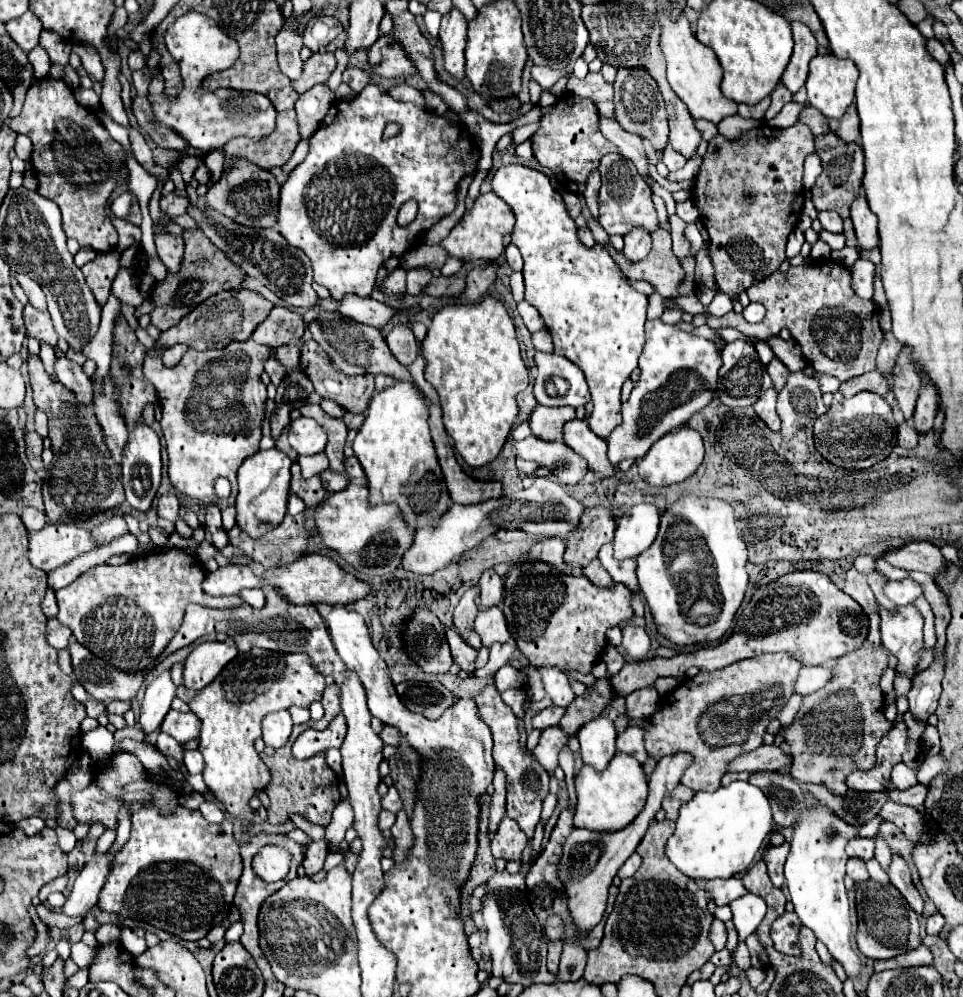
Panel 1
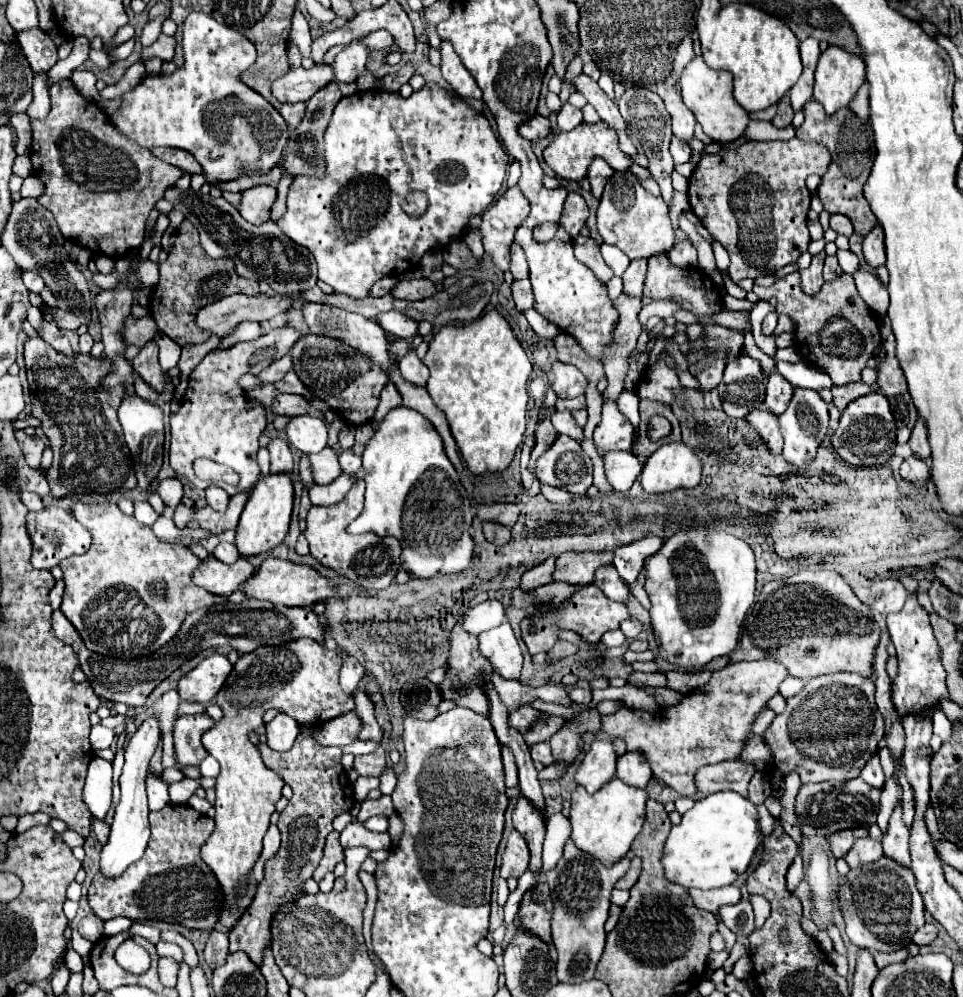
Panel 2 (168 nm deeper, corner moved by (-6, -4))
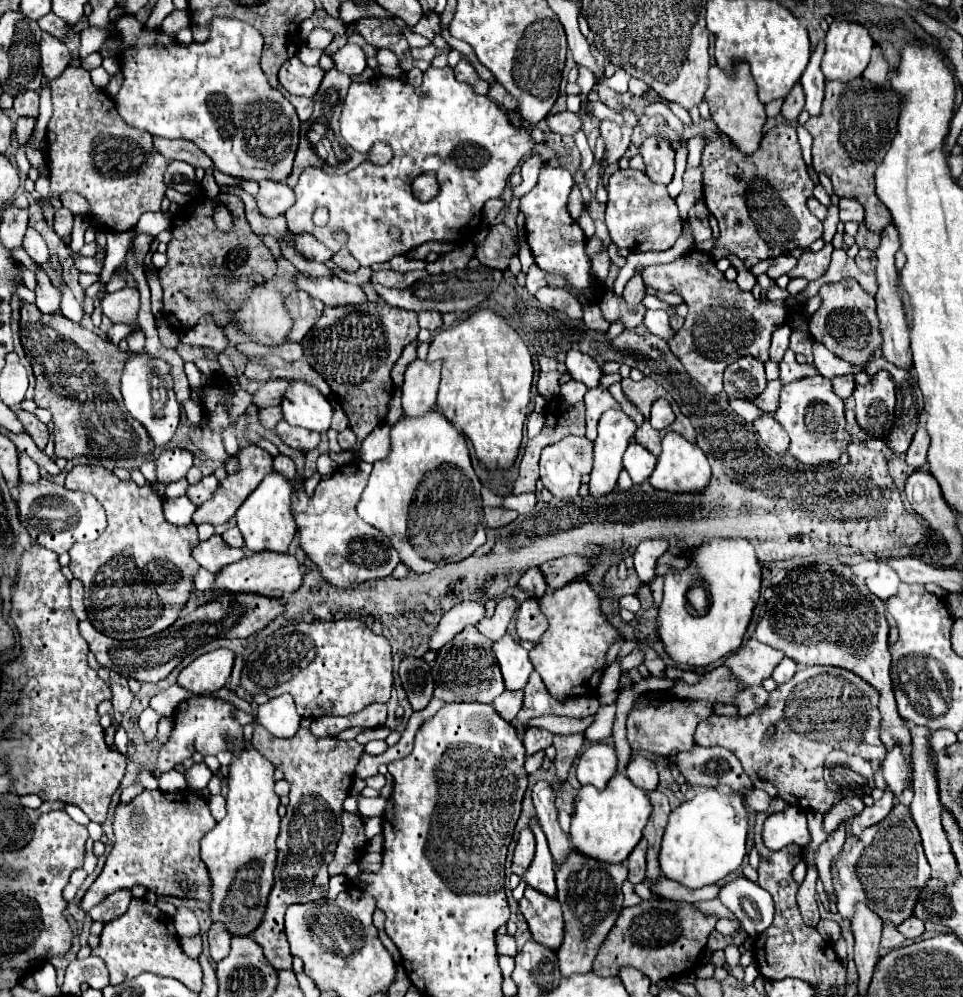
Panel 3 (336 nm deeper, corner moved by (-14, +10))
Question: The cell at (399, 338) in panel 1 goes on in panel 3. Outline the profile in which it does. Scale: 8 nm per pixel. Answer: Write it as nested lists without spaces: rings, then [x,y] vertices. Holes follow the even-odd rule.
[[[414,360],[408,366],[404,374],[404,384],[402,384],[404,418],[400,418],[394,424],[390,434],[392,450],[386,460],[374,462],[372,476],[358,502],[358,516],[388,536],[390,544],[398,550],[400,562],[406,564],[414,574],[432,572],[450,562],[460,562],[486,542],[484,514],[482,514],[482,500],[480,500],[480,480],[472,468],[466,440],[440,412],[432,410],[436,404],[438,384],[440,384],[438,362],[428,364],[422,360]]]

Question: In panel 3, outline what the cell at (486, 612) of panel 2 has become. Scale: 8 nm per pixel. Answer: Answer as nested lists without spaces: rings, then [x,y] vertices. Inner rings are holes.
[[[462,602],[456,604],[452,610],[448,610],[442,620],[438,622],[436,630],[430,634],[428,648],[440,650],[444,644],[448,644],[456,634],[460,634],[466,626],[474,626],[480,618],[484,618],[484,606],[478,602]]]

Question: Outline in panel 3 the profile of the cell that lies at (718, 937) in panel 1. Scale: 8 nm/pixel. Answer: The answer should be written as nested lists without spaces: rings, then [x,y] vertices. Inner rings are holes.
[[[720,918],[718,922],[716,922],[716,930],[720,932],[720,934],[724,934],[724,936],[728,936],[728,934],[732,934],[732,932],[736,932],[740,928],[740,924],[738,924],[738,920],[730,920],[730,918]]]

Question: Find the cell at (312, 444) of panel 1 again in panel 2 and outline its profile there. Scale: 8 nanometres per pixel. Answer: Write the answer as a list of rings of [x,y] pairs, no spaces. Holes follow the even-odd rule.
[[[294,416],[286,426],[288,442],[302,454],[316,454],[326,448],[326,424],[314,416]]]

